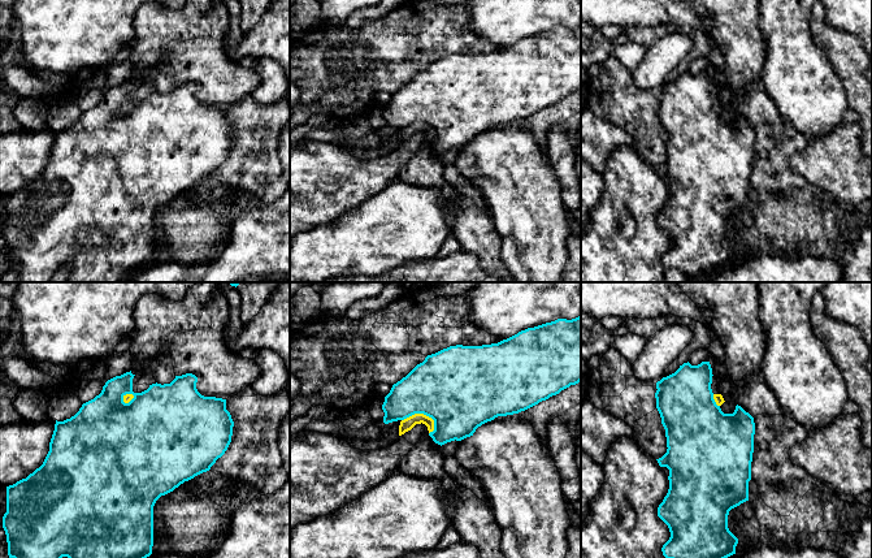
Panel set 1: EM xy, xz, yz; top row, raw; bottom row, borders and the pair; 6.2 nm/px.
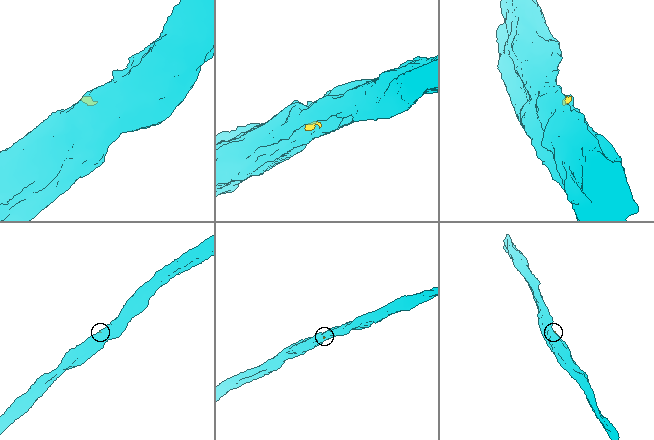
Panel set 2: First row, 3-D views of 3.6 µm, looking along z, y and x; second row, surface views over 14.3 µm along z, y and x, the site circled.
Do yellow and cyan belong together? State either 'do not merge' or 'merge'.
do not merge

